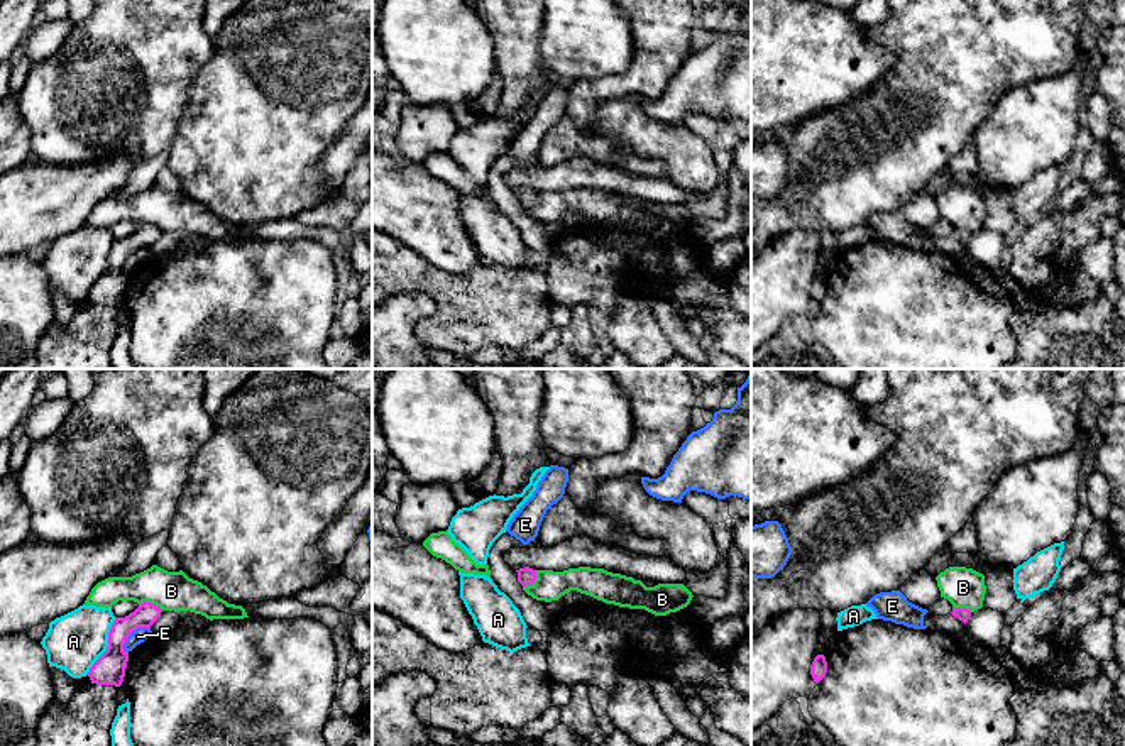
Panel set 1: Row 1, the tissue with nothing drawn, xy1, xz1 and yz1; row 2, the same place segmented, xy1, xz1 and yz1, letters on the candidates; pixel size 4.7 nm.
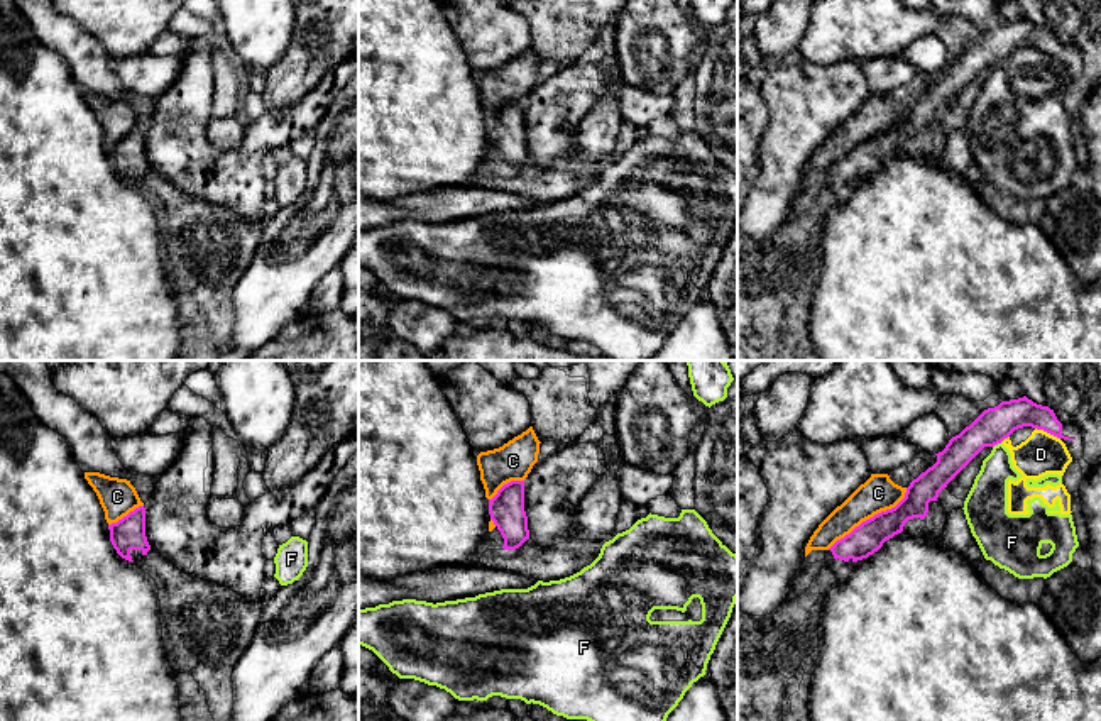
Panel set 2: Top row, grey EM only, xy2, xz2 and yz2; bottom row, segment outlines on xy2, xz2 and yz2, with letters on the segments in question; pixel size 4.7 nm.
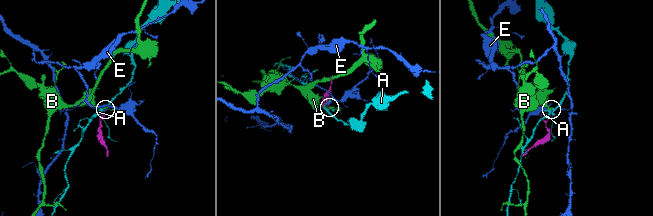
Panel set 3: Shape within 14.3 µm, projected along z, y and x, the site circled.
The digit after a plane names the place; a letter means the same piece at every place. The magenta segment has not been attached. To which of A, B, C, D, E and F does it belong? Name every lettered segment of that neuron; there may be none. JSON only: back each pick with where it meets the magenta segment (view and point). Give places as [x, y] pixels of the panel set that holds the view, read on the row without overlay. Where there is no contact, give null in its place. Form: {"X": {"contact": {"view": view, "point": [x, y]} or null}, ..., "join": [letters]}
{"join": []}

